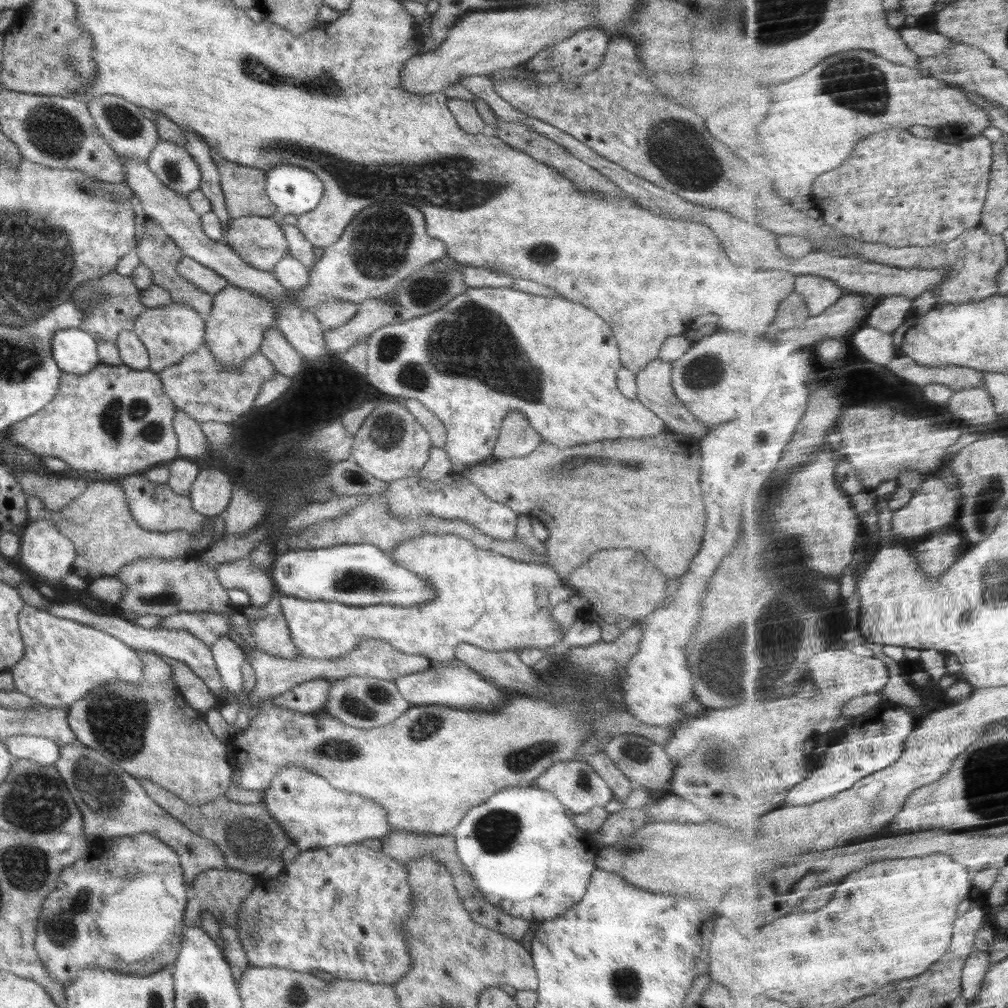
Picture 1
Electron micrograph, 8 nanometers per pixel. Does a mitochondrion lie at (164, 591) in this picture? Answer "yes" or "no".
yes

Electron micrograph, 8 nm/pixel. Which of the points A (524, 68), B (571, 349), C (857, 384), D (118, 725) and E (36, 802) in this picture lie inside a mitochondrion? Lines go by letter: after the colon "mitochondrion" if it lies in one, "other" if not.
A: other
B: other
C: other
D: mitochondrion
E: mitochondrion

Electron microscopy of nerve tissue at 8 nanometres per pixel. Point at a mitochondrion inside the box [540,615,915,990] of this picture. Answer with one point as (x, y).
(717, 758)

